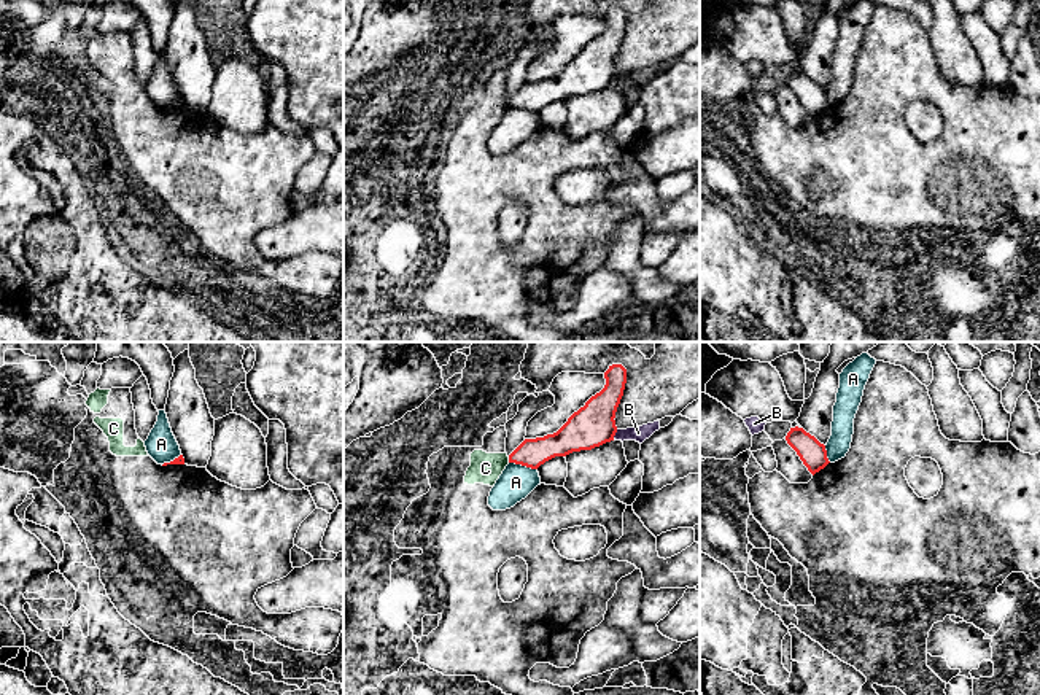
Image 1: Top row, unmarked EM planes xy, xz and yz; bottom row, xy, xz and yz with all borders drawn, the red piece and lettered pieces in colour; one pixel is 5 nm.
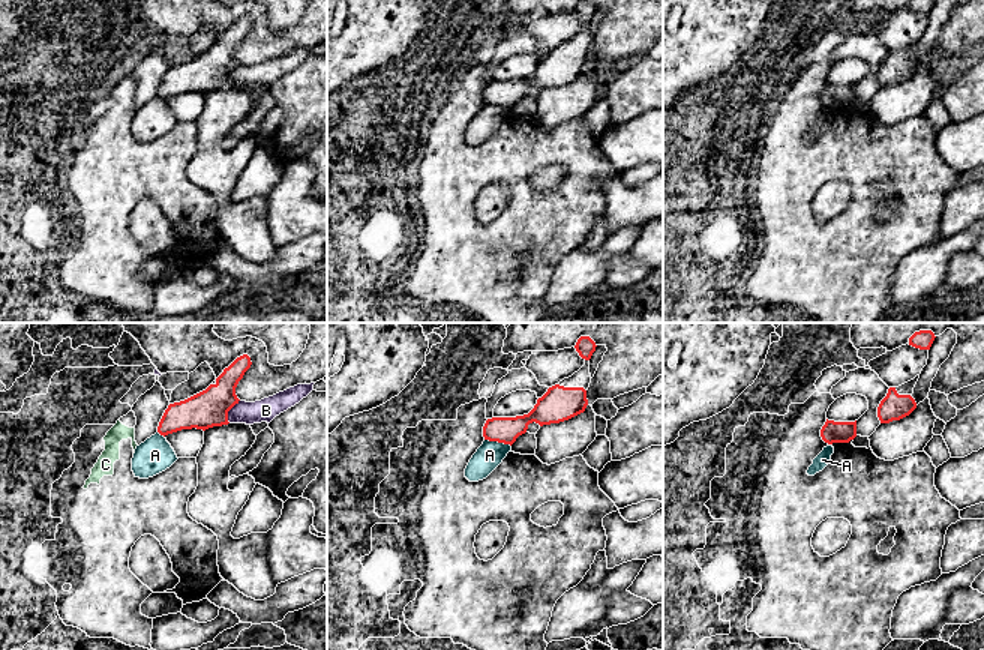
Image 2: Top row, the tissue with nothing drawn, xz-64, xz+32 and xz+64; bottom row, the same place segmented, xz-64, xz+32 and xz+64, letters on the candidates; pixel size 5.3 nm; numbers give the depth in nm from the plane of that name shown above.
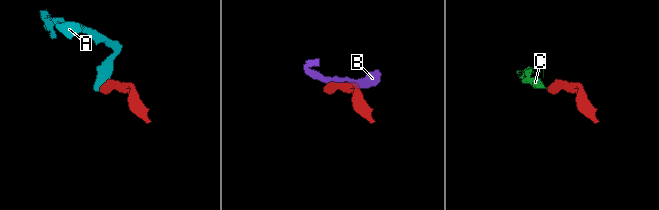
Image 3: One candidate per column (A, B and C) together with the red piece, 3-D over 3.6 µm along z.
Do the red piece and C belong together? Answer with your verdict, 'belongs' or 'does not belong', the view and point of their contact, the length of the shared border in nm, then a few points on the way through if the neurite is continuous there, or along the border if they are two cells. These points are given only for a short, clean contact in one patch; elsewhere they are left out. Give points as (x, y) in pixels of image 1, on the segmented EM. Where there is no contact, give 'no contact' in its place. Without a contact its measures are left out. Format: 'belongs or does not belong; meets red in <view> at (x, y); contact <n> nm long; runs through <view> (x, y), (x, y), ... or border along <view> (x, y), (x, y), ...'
does not belong; meets red in xz at (509, 460); contact 30 nm long; border along xz (508, 457), (509, 462)

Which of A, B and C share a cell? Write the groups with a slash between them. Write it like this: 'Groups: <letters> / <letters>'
Groups: A B / C

